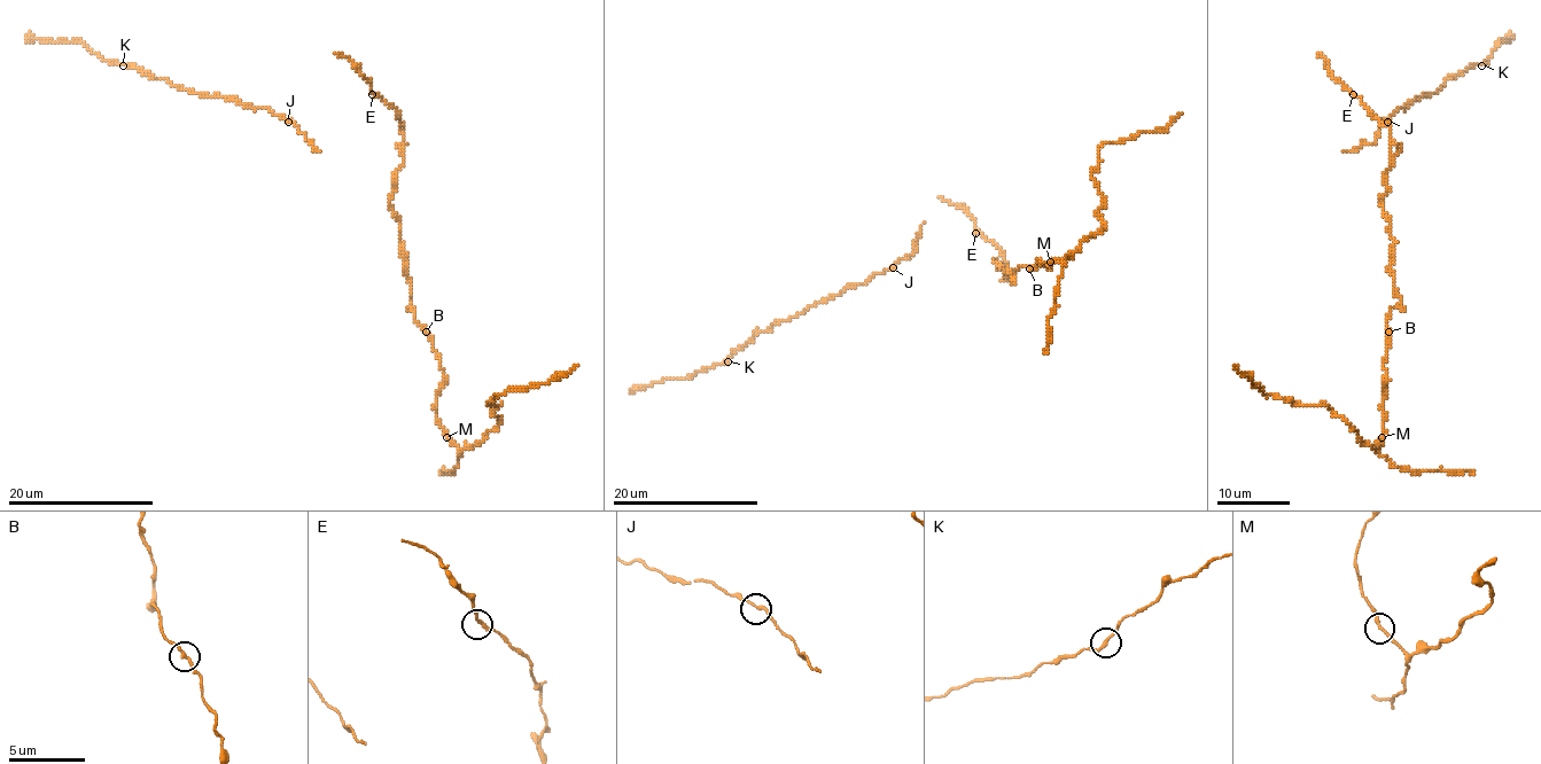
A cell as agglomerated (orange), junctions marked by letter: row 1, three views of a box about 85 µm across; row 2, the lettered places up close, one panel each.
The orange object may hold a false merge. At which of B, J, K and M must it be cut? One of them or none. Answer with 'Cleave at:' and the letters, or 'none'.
Cleave at: none

